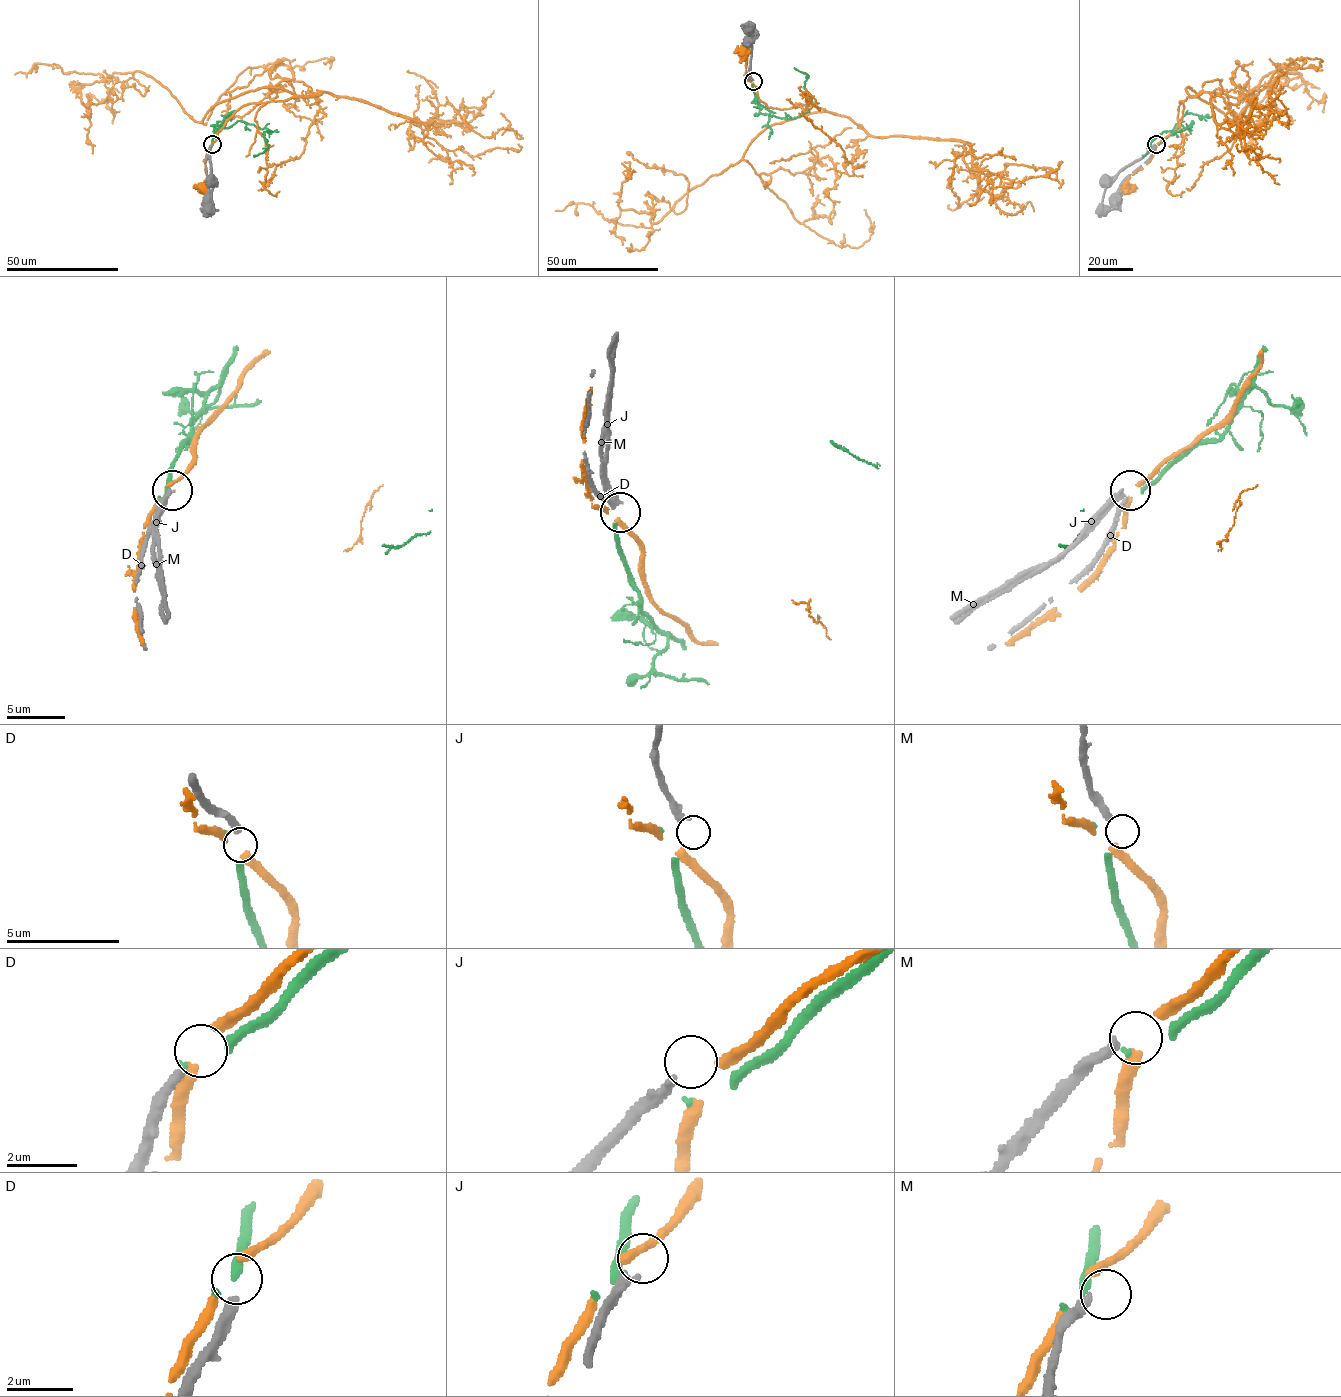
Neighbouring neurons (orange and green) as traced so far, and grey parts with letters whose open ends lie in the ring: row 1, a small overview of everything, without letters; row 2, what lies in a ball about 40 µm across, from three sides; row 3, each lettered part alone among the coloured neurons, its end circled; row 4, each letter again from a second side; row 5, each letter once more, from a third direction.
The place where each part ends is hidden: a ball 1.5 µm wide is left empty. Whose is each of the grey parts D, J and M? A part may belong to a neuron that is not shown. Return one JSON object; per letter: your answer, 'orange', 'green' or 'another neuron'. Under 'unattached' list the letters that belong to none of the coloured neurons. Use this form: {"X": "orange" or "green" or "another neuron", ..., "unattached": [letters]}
{"D": "another neuron", "J": "another neuron", "M": "another neuron", "unattached": ["D", "J", "M"]}

